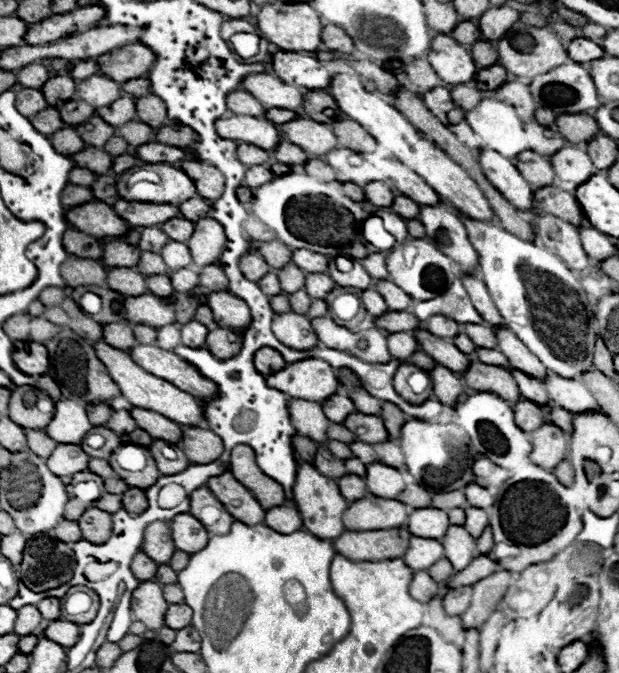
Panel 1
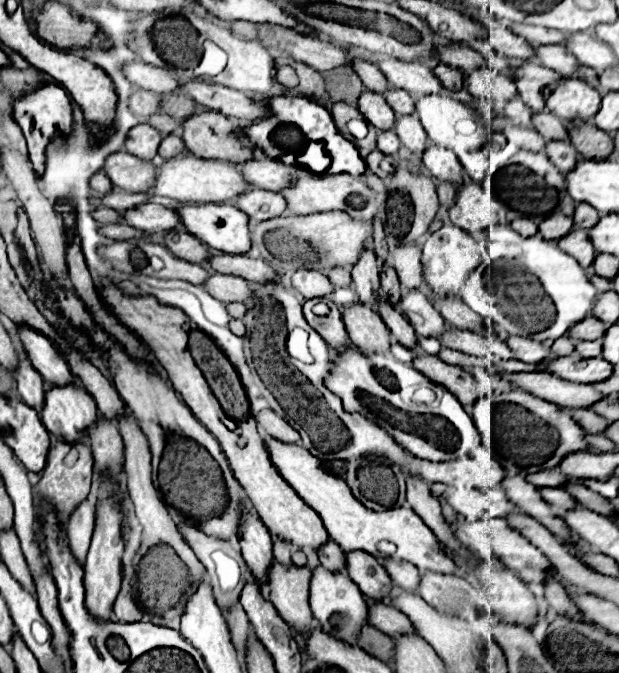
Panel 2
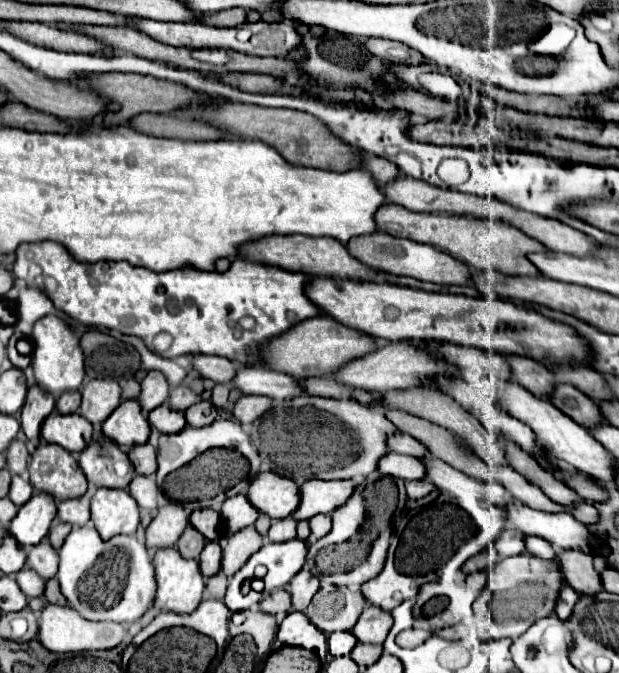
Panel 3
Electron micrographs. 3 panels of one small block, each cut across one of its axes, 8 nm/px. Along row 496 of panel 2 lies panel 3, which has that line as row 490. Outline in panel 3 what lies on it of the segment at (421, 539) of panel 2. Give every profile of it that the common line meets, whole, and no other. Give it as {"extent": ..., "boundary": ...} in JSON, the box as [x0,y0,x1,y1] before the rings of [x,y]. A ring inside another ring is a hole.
{"extent":[292,480,356,520],"boundary":[[[308,480],[300,488],[302,502],[292,518],[310,520],[316,514],[330,514],[334,508],[346,504],[356,486],[356,480]]]}

